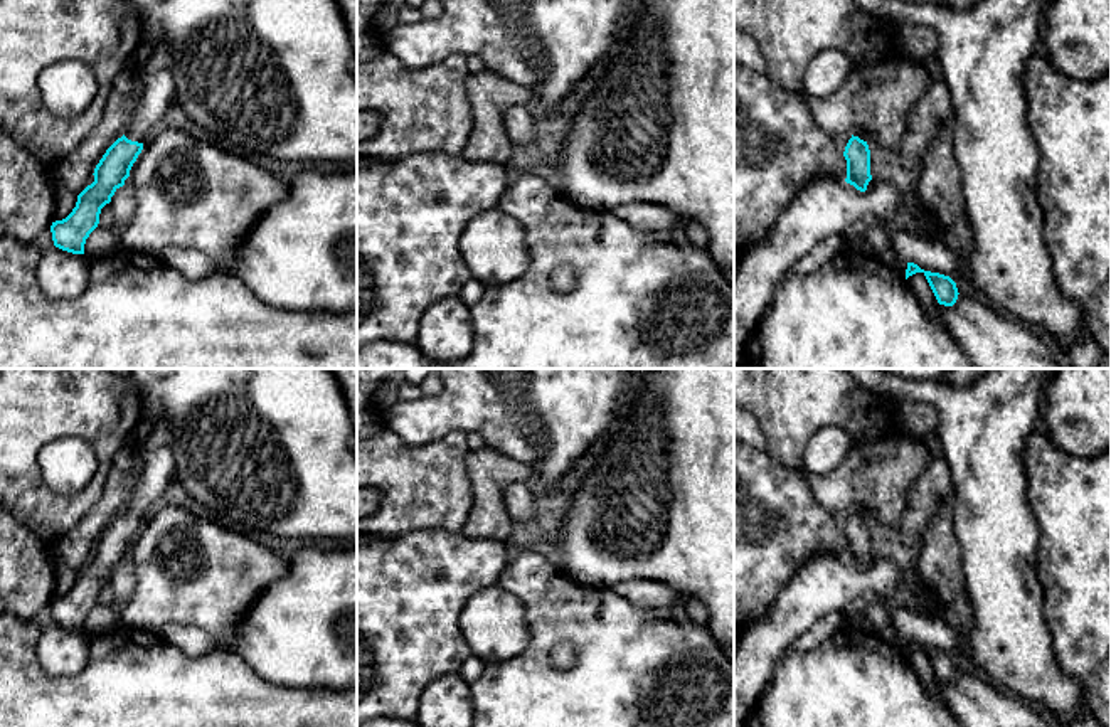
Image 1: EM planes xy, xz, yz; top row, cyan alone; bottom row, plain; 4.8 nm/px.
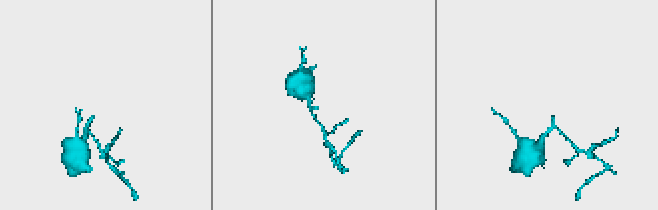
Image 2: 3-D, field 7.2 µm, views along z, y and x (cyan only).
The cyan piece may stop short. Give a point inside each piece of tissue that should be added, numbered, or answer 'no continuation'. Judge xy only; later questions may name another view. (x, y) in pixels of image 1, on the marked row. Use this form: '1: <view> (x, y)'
1: xy (155, 84)

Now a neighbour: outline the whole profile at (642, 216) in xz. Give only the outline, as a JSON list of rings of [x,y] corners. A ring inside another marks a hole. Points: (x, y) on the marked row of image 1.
[[[648,202],[618,205],[609,212],[636,231],[667,231],[682,224],[668,207]]]

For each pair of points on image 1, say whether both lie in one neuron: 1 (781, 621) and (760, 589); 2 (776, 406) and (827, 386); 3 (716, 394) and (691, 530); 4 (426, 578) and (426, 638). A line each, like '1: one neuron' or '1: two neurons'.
1: two neurons
2: one neuron
3: one neuron
4: one neuron

